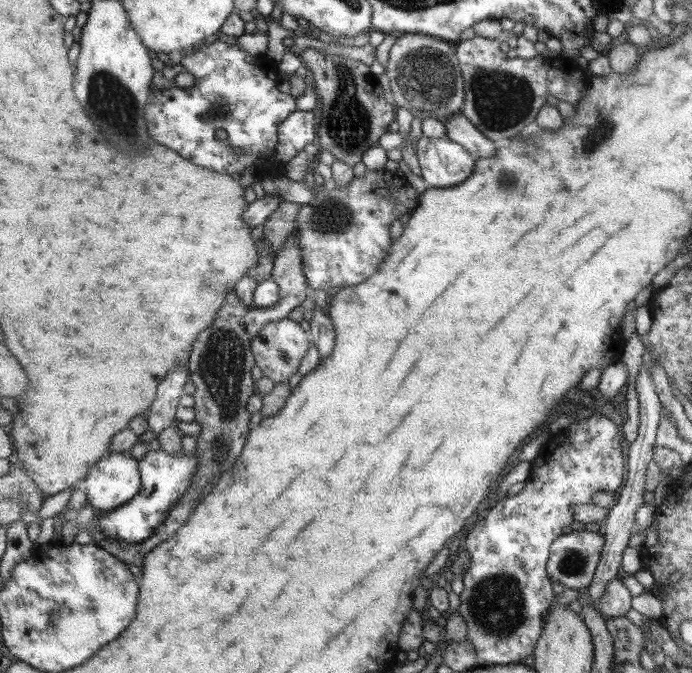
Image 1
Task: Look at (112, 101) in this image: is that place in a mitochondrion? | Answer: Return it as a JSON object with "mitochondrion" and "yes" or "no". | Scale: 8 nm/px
{"mitochondrion":"yes"}

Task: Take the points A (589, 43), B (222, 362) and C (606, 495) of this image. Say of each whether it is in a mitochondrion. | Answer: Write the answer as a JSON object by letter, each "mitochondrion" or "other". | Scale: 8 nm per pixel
{"A":"other","B":"mitochondrion","C":"other"}

